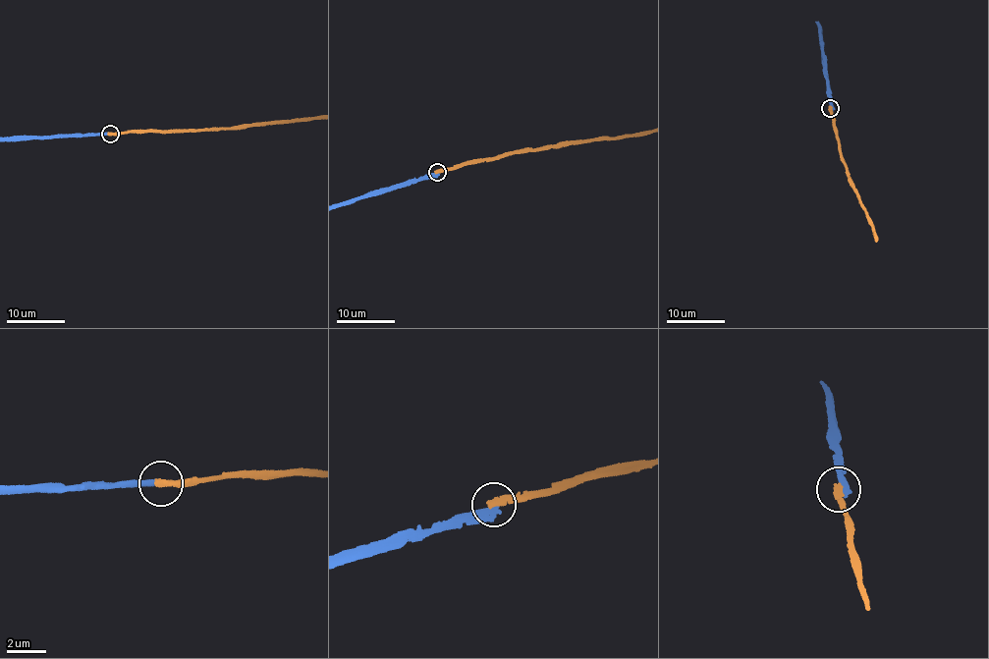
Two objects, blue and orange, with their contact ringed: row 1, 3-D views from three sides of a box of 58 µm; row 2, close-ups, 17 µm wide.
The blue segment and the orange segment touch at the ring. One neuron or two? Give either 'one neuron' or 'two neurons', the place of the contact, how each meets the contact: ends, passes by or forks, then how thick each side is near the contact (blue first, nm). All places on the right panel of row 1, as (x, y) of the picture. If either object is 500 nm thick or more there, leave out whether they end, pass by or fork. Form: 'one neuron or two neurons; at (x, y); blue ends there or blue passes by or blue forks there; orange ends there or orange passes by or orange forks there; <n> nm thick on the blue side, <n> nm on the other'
two neurons; at (830, 108); blue ends there; orange ends there; 340 nm thick on the blue side, 360 nm on the other

